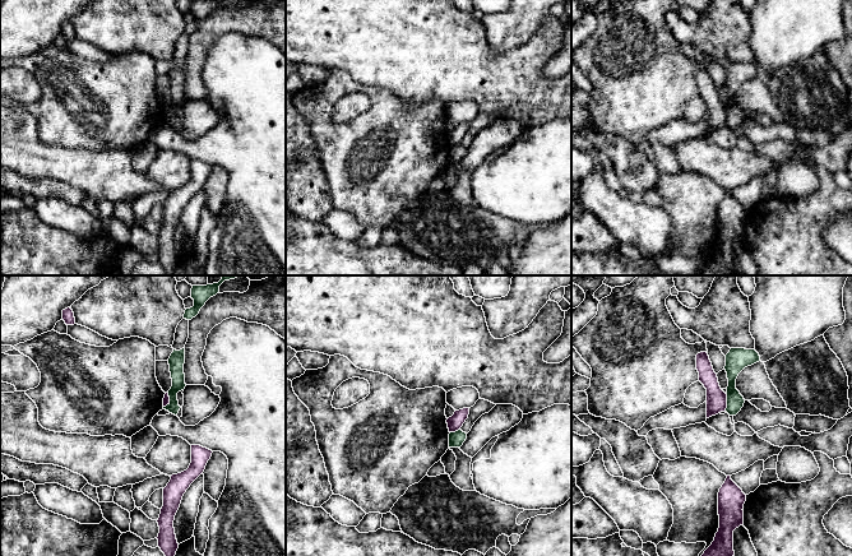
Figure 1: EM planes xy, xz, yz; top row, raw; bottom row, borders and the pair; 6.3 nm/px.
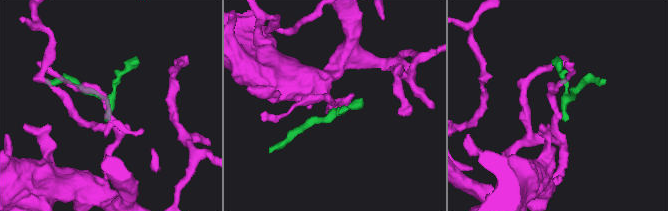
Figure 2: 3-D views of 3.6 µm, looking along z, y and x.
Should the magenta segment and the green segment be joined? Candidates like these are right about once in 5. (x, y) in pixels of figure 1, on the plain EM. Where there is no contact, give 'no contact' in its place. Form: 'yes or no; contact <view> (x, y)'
no; contact yz (726, 116)

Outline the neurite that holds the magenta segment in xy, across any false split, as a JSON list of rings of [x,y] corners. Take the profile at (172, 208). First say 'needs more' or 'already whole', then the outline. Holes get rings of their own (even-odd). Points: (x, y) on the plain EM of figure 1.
already whole; [[[191,159],[191,177],[181,187],[172,189],[170,196],[163,203],[163,221],[157,235],[159,241],[158,261],[168,274],[172,274],[179,263],[175,249],[173,235],[180,222],[181,214],[190,199],[203,189],[212,165],[200,159]]]

